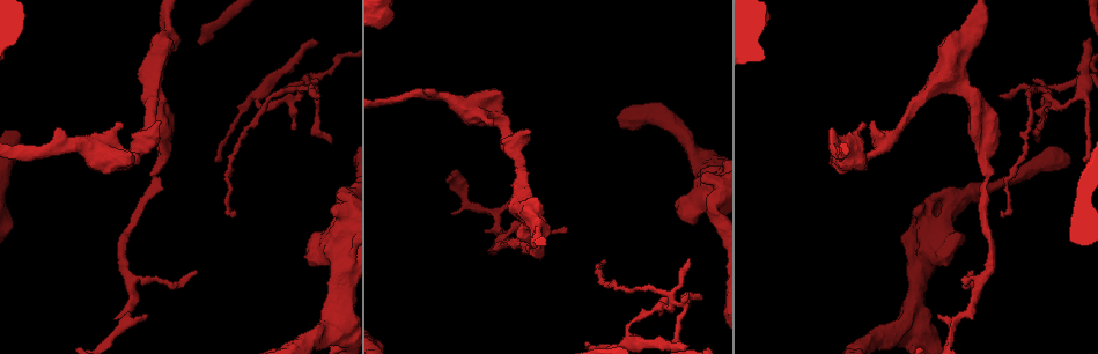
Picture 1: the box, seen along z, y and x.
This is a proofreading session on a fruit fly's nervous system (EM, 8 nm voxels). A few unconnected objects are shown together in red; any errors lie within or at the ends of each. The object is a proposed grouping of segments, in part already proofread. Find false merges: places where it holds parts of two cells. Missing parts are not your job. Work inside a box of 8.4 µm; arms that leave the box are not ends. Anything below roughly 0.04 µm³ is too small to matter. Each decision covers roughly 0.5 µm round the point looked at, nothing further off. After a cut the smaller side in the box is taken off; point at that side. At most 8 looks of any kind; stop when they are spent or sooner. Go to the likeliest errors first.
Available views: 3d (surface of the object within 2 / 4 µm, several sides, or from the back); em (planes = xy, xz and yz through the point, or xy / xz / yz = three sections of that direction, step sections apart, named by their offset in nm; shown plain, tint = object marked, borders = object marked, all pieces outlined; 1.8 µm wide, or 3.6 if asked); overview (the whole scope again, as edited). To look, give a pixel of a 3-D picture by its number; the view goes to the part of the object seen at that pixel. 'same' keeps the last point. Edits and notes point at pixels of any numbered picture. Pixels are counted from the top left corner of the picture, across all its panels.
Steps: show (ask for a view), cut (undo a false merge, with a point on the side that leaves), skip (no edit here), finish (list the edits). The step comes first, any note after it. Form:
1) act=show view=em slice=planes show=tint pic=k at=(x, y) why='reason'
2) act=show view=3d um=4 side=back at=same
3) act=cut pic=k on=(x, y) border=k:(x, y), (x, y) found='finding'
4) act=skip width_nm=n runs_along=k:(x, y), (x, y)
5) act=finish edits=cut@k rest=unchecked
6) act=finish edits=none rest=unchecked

act=show view=em slice=xy step=16 show=tint pic=1 at=(988, 152) why='thick turns thin'

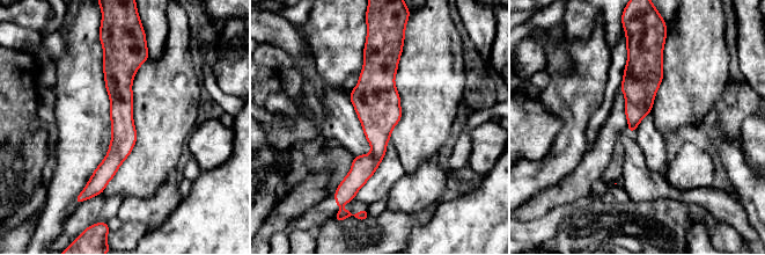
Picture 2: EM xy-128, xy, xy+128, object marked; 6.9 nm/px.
act=show view=em slice=planes show=tint at=same why='another direction'

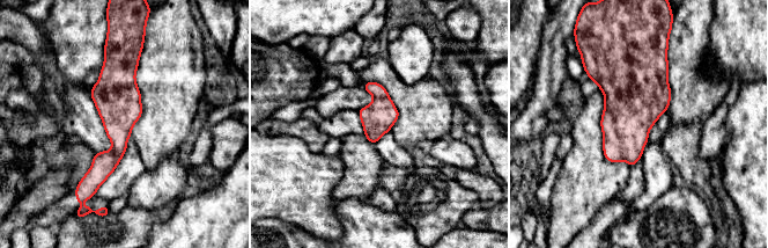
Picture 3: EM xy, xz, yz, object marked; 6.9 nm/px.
act=skip runs_along=3:(115, 52), (118, 151), (94, 186) found='one cell here'

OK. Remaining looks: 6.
act=show view=em um=3.6 slice=yz step=16 show=tint pic=1 at=(855, 157) why='arms part here'

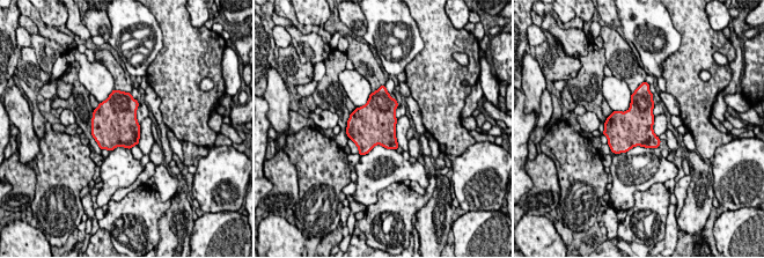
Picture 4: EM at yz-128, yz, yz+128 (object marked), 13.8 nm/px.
act=show view=em um=3.6 slice=planes show=borders at=same why='cut it another way'

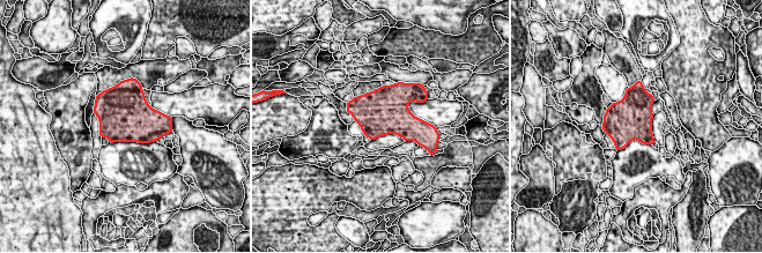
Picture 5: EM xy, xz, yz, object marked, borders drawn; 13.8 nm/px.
act=skip width_nm=600 found='continuous, no second cell'

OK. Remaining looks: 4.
act=show view=3d um=4 pic=1 at=(336, 328) why='branch point'

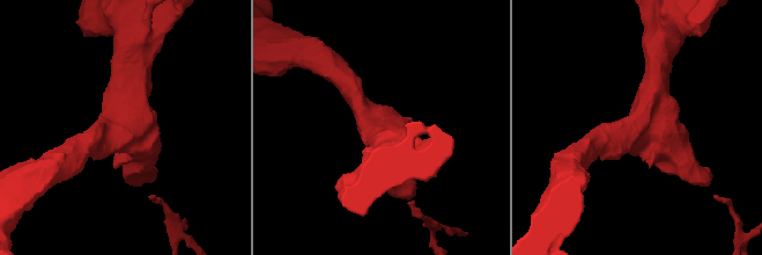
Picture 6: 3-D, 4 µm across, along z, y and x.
act=show view=em um=3.6 slice=xy step=16 show=tint pic=6 at=(379, 121) arms=3 arm_widths_nm=320,400,420 why='now the EM'

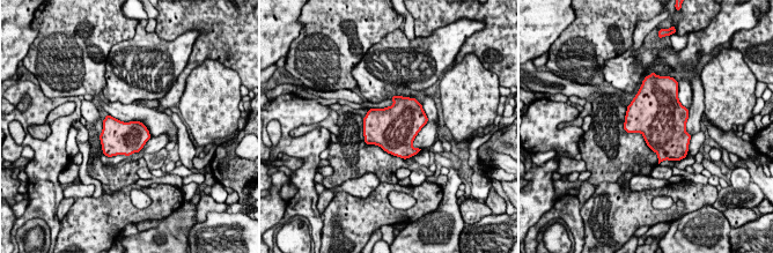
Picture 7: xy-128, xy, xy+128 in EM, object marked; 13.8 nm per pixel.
act=show view=em um=3.6 slice=planes show=tint at=same why='another direction'

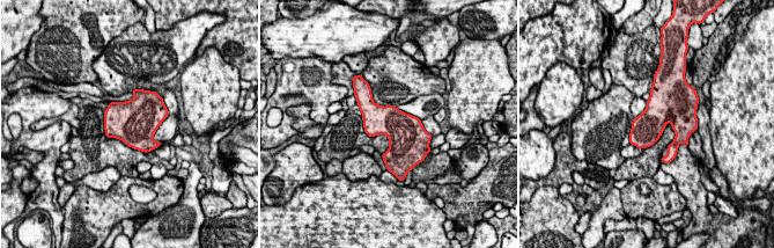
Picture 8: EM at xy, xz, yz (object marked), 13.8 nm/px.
act=skip width_nm=420 found='all the same cell'

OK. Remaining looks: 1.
act=finish edits=none rest=unchecked

